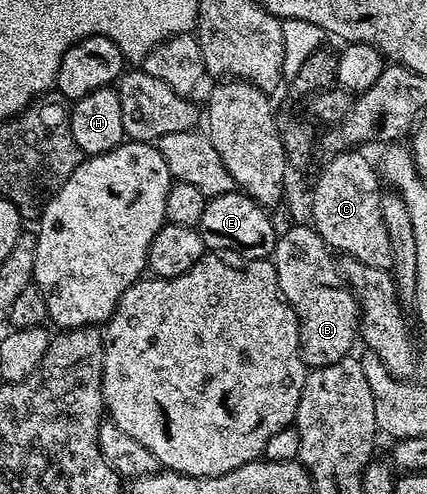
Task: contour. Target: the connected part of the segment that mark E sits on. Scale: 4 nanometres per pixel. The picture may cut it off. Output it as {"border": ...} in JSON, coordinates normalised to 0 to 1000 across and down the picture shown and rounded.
{"border":[[[562,387],[515,391],[508,399],[487,401],[466,457],[482,506],[525,508],[529,514],[567,512],[574,524],[637,522],[639,502],[649,498],[653,464],[639,457],[630,431],[632,425],[623,417]]]}

